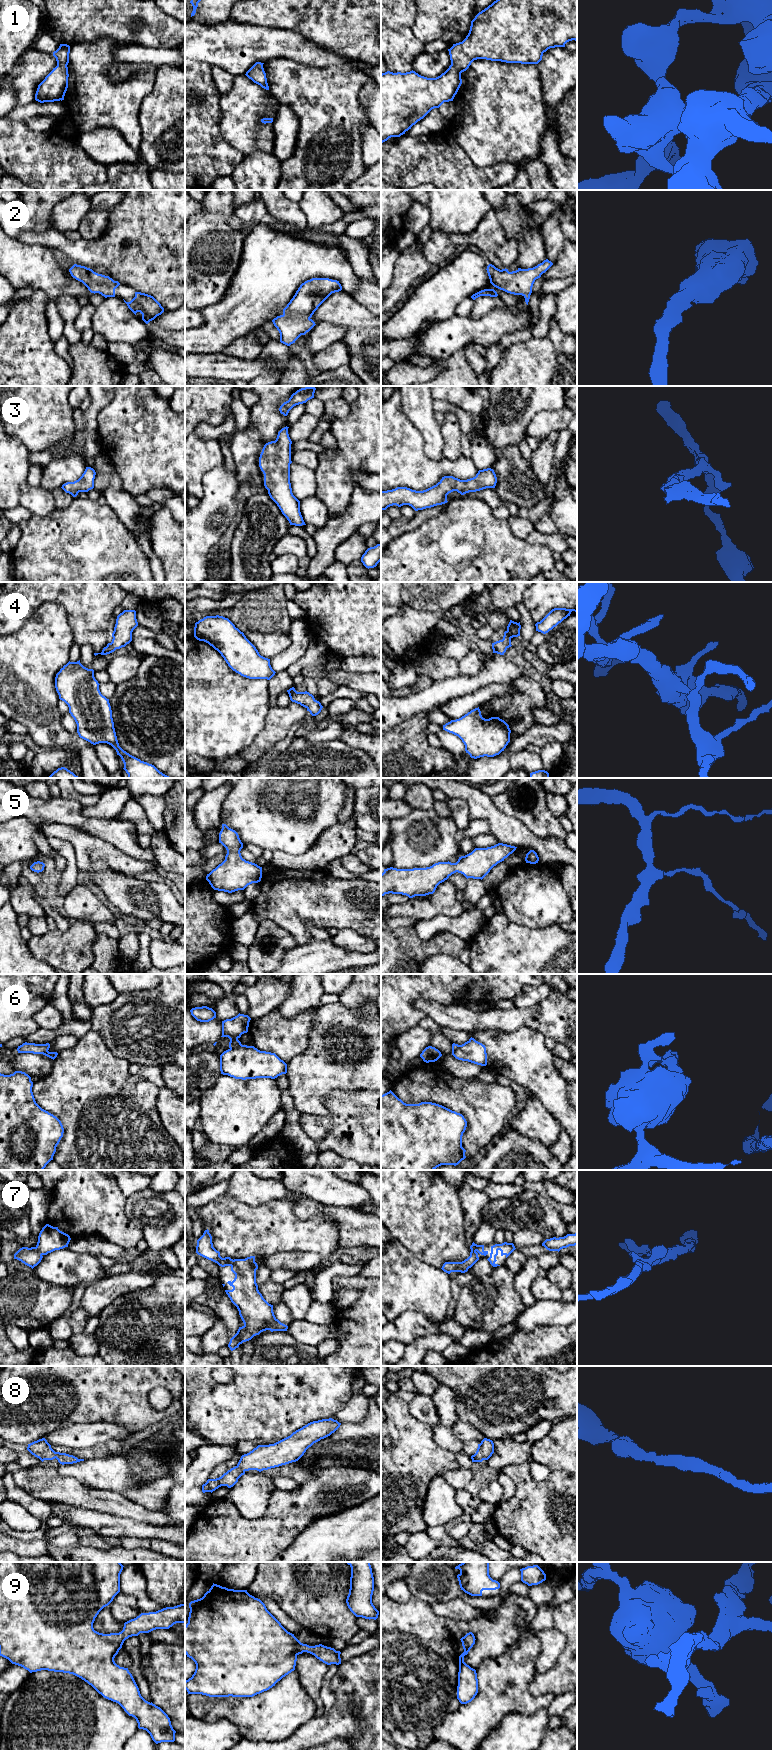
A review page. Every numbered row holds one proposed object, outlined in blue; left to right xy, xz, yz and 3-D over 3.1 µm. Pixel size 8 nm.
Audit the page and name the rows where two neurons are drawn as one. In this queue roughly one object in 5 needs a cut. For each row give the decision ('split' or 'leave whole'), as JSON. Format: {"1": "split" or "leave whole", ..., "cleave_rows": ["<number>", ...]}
{"1": "leave whole", "2": "leave whole", "3": "leave whole", "4": "leave whole", "5": "leave whole", "6": "split", "7": "leave whole", "8": "leave whole", "9": "leave whole", "cleave_rows": ["6"]}

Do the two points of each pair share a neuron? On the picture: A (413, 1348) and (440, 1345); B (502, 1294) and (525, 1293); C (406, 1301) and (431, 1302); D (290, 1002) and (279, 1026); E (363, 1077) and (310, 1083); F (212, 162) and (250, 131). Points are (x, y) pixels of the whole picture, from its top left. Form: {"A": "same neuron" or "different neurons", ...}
{"A": "same neuron", "B": "different neurons", "C": "same neuron", "D": "different neurons", "E": "same neuron", "F": "different neurons"}

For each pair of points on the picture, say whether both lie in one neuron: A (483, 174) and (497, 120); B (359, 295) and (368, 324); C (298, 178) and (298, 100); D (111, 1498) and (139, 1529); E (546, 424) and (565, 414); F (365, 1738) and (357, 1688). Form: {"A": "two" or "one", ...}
{"A": "two", "B": "two", "C": "one", "D": "two", "E": "one", "F": "two"}

